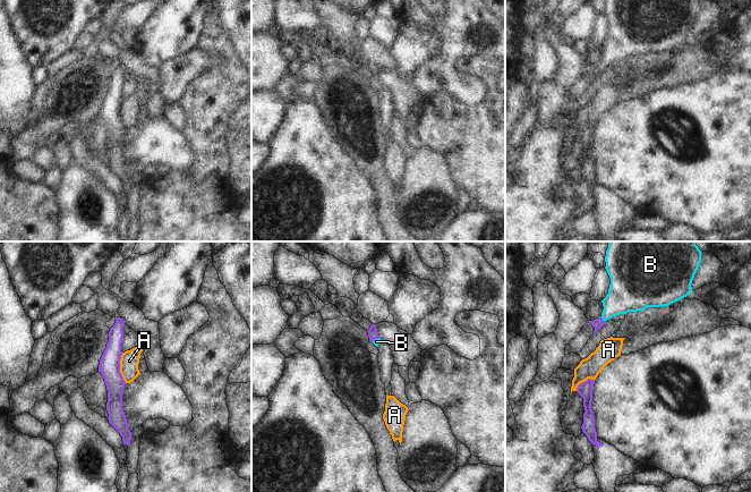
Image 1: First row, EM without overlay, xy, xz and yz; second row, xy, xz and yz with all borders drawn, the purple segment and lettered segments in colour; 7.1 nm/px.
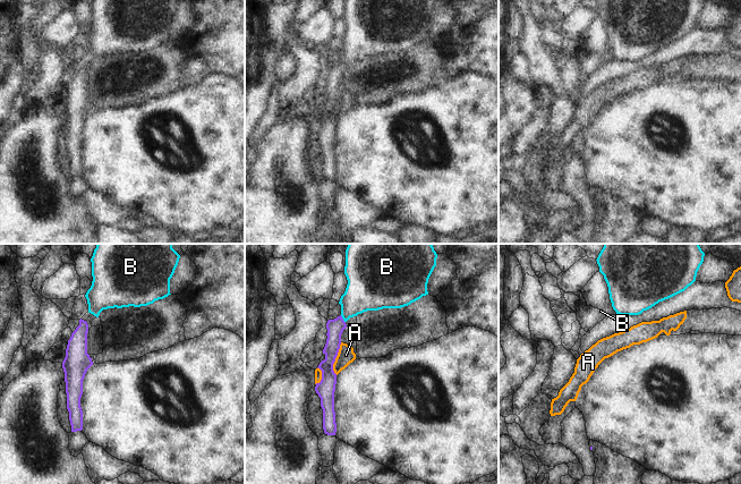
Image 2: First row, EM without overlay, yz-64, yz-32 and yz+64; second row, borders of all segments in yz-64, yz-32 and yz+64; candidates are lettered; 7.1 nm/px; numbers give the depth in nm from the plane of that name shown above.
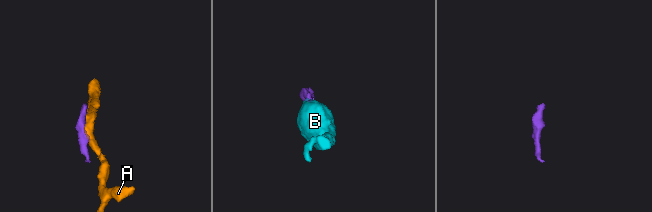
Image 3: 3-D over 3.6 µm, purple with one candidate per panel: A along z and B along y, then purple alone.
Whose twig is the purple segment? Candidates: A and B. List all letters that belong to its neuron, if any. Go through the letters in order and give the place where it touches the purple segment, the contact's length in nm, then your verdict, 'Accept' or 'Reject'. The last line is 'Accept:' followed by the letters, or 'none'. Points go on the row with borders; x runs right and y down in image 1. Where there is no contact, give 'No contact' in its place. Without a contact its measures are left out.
A: Touches purple at xy (119, 367). Shared border 220 nm. Reject
B: Touches purple at yz (602, 319). Shared border 50 nm. Accept
Accept: B.

